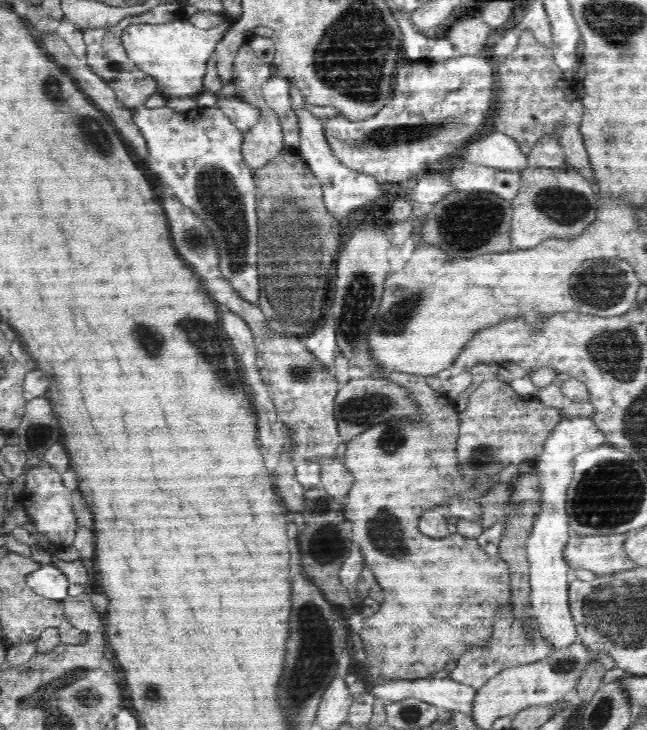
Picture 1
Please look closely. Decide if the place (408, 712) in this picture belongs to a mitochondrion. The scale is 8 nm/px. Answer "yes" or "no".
yes

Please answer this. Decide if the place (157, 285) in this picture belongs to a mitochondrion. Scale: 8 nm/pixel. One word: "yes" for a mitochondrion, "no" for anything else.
no

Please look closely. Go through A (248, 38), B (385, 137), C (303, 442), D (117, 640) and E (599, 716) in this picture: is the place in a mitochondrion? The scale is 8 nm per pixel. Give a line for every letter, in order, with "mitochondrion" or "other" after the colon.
A: other
B: mitochondrion
C: other
D: other
E: mitochondrion

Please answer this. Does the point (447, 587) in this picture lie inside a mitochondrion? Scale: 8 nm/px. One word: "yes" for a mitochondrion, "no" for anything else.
no

